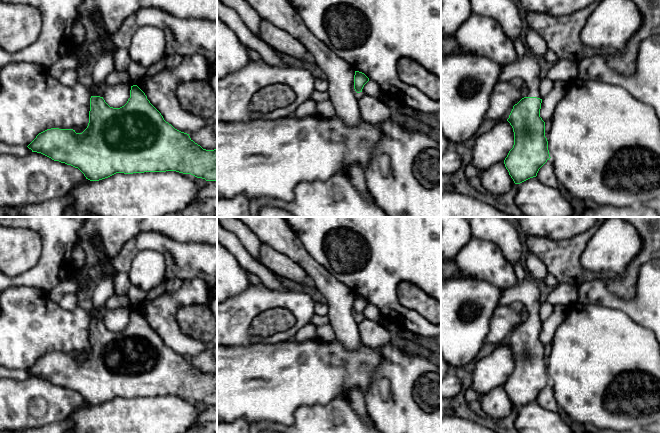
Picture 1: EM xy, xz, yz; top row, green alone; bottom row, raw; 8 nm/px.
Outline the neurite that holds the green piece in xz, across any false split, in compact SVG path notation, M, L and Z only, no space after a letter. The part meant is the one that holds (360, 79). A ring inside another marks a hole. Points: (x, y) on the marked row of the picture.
M355 71L354 89L357 93L362 92L364 85L369 81L369 78L362 72Z

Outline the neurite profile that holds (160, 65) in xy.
M165 56L162 57L158 62L156 62L155 64L153 64L152 66L150 66L147 69L147 72L144 76L144 78L142 80L140 80L141 82L145 82L147 79L149 79L150 77L154 76L155 74L159 73L160 71L162 71L164 68L166 68L166 64L165 64Z

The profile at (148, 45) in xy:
M154 26L140 27L134 33L128 50L132 61L149 68L166 56L166 35Z

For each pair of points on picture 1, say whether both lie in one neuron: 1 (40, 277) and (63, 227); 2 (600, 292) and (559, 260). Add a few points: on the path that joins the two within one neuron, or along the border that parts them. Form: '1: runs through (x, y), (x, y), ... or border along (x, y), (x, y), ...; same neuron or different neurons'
1: runs through (52, 265), (52, 246), (56, 239); same neuron
2: border along (597, 276), (581, 283), (576, 288); different neurons

